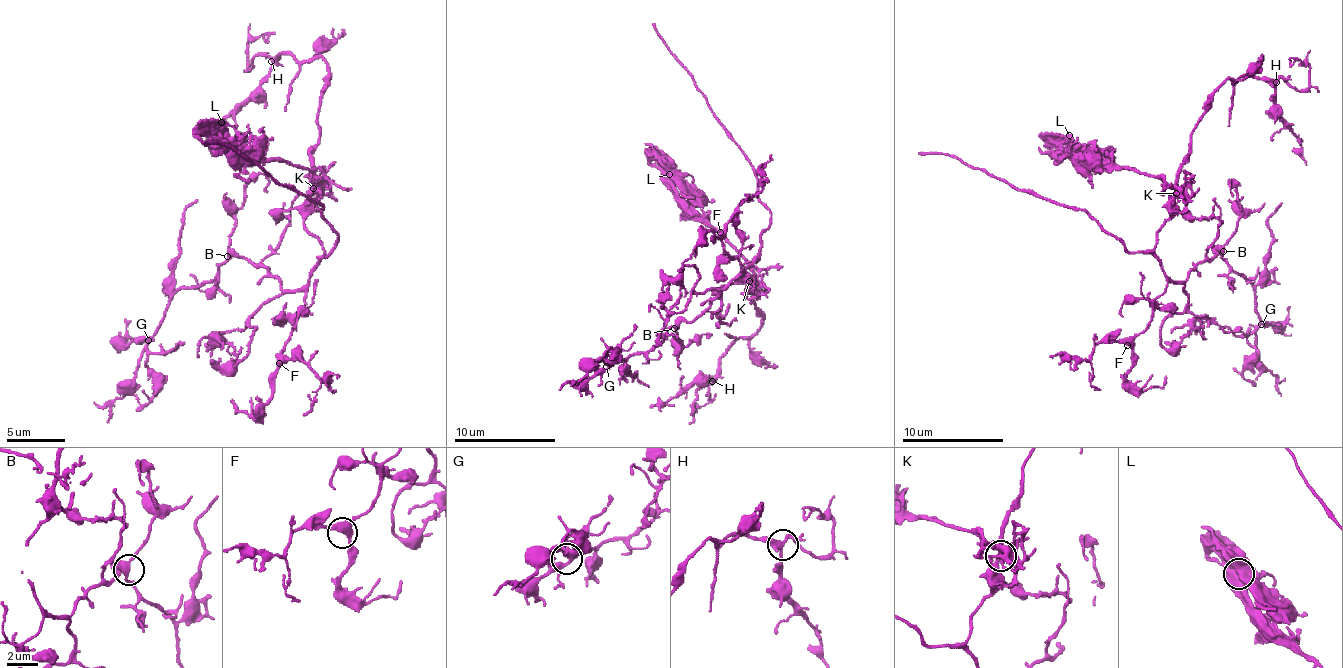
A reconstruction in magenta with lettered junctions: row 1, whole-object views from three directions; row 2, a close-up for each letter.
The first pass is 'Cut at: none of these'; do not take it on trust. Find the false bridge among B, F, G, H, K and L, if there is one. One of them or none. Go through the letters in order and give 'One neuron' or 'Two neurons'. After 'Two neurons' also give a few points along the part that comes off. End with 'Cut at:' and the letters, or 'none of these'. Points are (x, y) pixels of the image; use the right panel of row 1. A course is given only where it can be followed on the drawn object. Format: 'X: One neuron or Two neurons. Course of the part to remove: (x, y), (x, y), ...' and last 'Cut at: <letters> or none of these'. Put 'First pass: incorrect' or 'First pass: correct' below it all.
B: One neuron
F: One neuron
G: One neuron
H: One neuron
K: One neuron
L: One neuron
Cut at: none of these
First pass: correct

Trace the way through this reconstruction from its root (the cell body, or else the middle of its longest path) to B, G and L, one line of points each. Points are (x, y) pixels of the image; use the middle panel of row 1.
B: (747, 263), (758, 260), (740, 273), (692, 321), (682, 321), (674, 328)
G: (747, 263), (758, 260), (740, 273), (692, 321), (679, 321), (667, 331), (667, 336), (659, 343), (606, 366)
L: (747, 263), (742, 265), (742, 273), (750, 280), (753, 268), (674, 192), (674, 179), (669, 174)

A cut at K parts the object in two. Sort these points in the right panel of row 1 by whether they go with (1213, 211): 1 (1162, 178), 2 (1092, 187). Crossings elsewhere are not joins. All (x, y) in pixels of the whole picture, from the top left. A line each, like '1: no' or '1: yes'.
1: no
2: no

